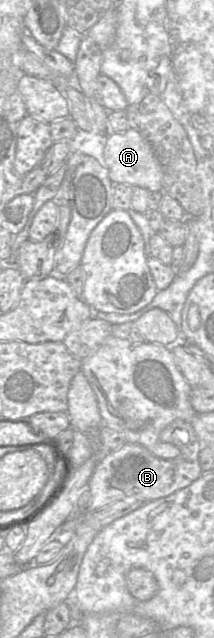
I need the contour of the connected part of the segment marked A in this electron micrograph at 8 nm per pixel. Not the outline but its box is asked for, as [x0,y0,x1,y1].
[104,129,163,192]

